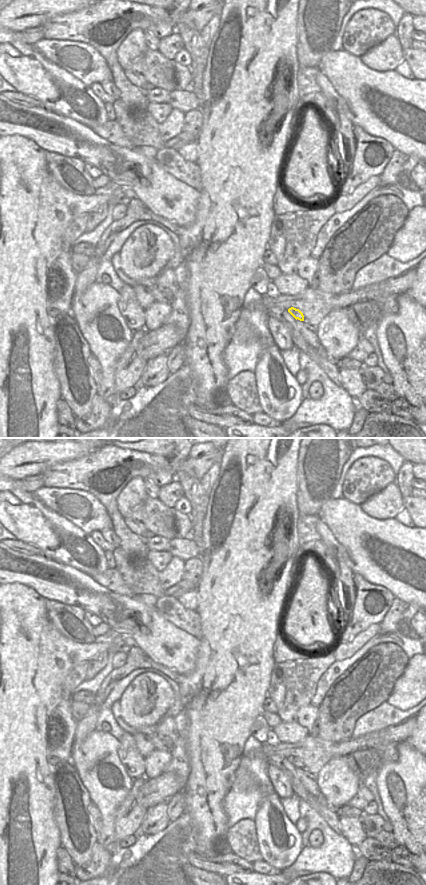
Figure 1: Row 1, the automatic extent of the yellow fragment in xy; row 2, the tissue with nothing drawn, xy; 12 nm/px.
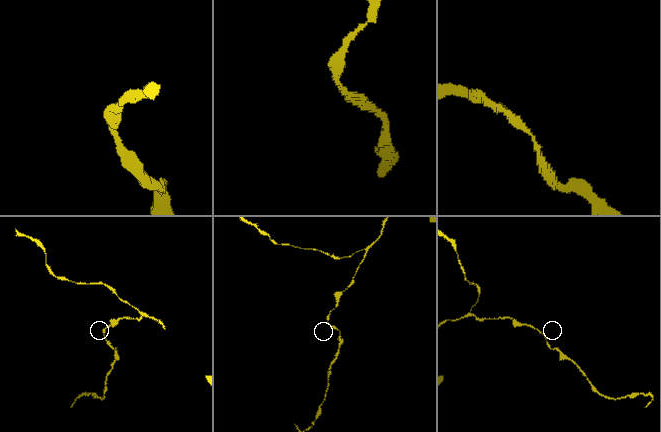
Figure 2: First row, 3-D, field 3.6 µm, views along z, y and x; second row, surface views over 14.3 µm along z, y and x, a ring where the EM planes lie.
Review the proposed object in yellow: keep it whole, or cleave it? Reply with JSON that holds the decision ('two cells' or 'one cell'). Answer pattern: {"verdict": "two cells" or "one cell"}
{"verdict": "one cell"}

